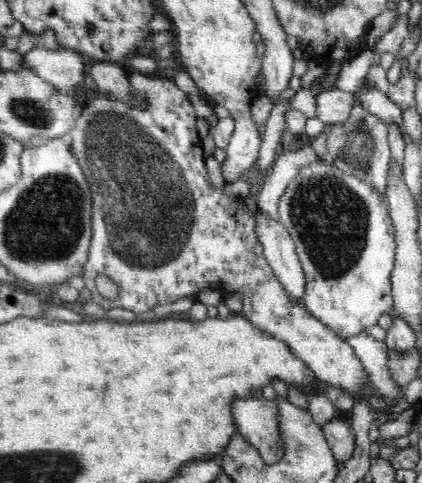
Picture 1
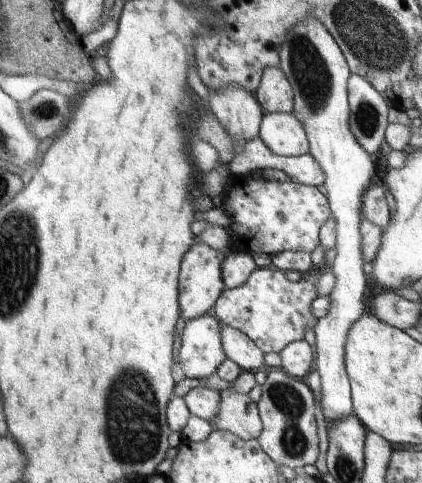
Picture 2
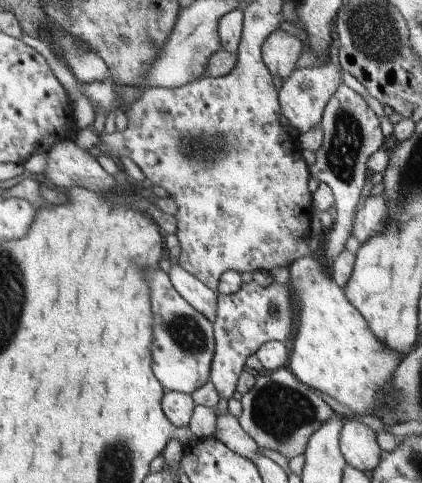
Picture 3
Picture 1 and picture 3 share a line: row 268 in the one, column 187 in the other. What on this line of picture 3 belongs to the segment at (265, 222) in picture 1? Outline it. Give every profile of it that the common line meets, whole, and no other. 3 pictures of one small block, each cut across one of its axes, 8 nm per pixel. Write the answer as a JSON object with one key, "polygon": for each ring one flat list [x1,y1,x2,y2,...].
{"polygon":[[173,264,169,268,169,282,173,290,189,304,193,306,199,314,203,314,211,324,217,314,217,294,207,290,205,284,195,280,189,272,185,272,179,264]]}

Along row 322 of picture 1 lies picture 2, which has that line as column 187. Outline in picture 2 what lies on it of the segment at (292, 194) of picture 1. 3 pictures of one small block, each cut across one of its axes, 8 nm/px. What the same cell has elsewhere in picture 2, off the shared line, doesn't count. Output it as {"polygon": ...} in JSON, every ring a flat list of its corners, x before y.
{"polygon":[[205,314,191,322,185,322,179,340,177,362,185,378,211,376,219,364,227,360,221,344,221,322,213,314]]}

